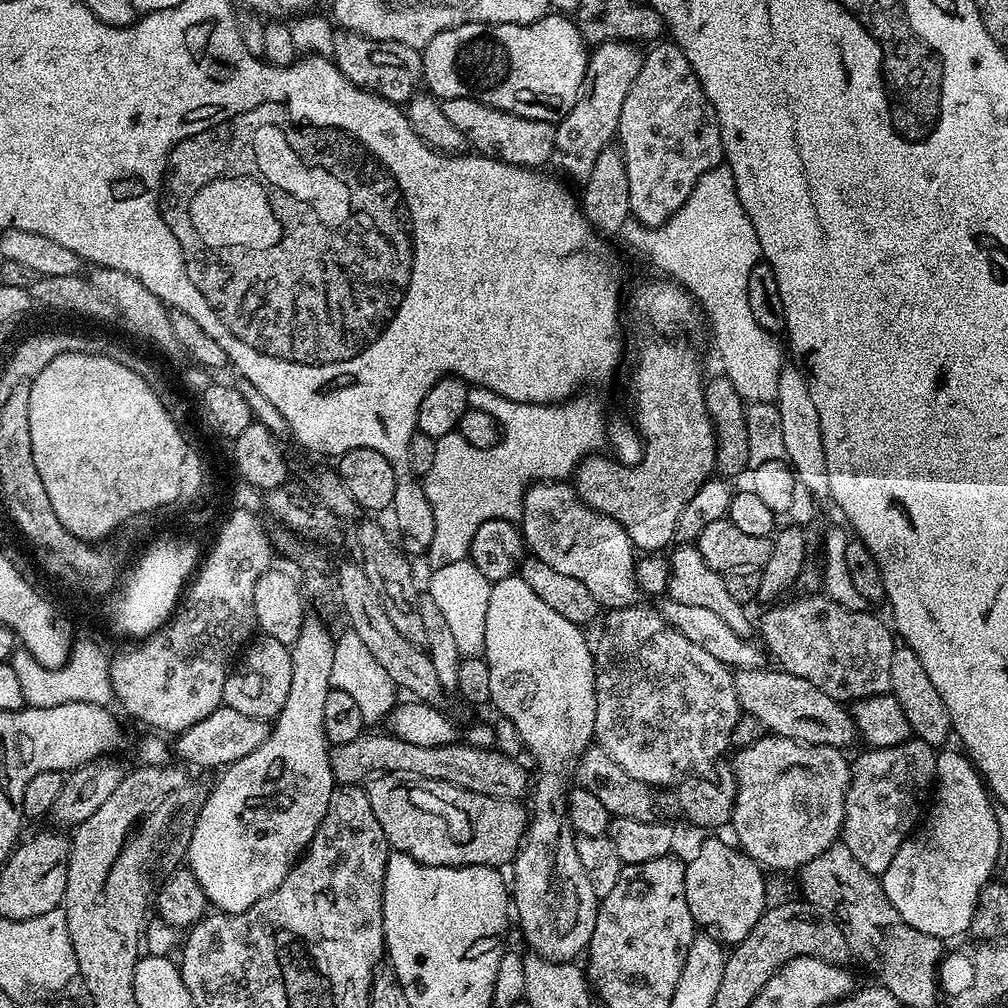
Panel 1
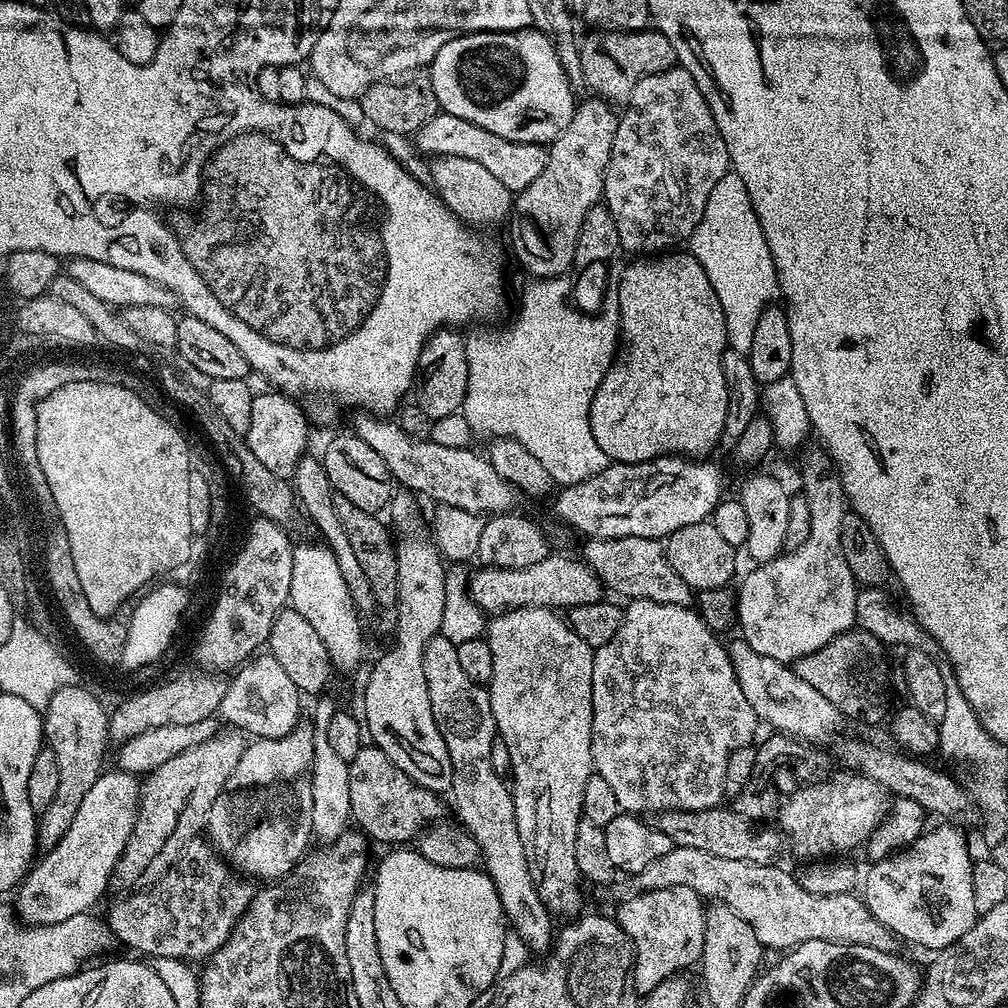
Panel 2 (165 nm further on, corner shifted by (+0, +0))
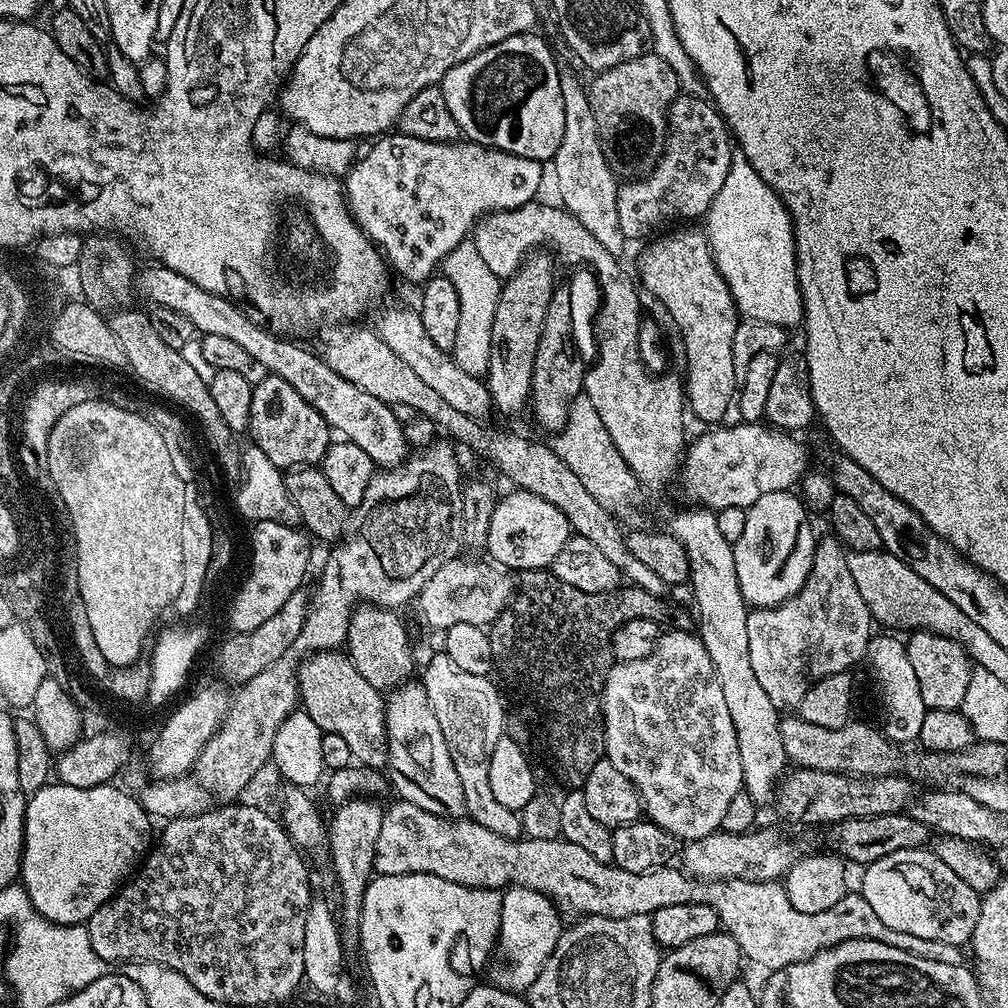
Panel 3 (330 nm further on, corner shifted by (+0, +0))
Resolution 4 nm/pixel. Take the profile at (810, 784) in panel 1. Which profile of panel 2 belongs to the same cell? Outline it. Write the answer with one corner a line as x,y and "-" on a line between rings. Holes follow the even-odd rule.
859,774
844,775
848,776
841,780
805,783
800,786
804,788
790,793
788,801
779,805
778,827
790,848
805,856
805,861
836,858
841,855
839,852
848,852
859,844
861,847
888,814
890,796
881,784

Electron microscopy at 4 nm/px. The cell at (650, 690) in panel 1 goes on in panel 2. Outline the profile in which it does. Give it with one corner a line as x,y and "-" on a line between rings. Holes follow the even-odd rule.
628,600
624,608
624,621
622,626
618,626
618,634
614,634
614,638
610,638
610,642
606,642
606,646
595,649
594,674
592,675
592,767
595,775
606,778
606,783
614,789
614,794
618,797
618,806
625,813
648,814
644,812
649,812
649,814
655,814
658,812
677,812
678,810
706,810
707,808
717,807
725,799
726,762
730,758
730,754
734,754
734,750
749,747
757,739
756,727
758,727
758,721
750,702
746,702
746,694
742,694
742,686
738,686
738,678
734,674
734,666
728,657
727,647
723,643
720,645
720,640
721,637
706,626
706,622
700,617
700,613
695,607
674,606
673,604
650,602
649,600

